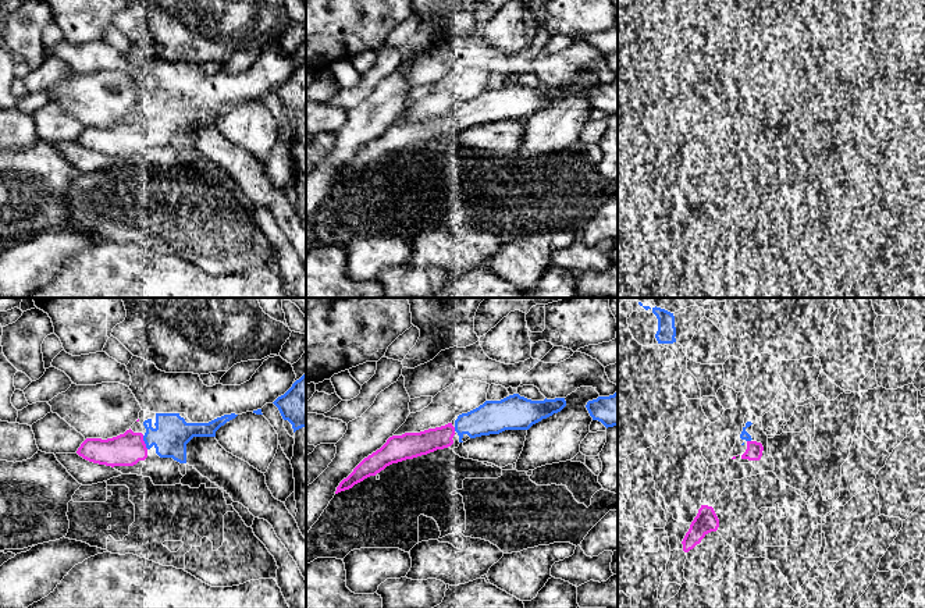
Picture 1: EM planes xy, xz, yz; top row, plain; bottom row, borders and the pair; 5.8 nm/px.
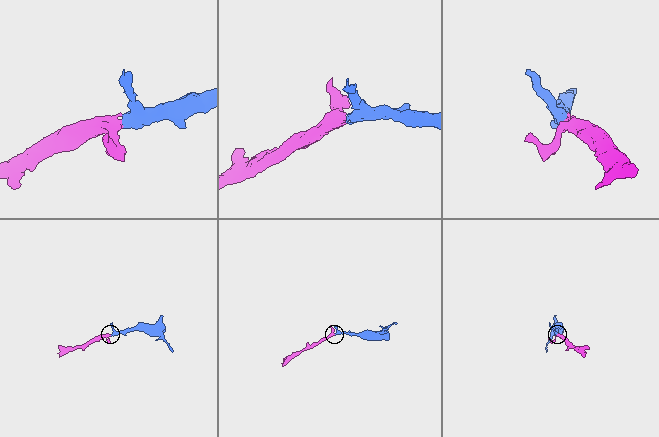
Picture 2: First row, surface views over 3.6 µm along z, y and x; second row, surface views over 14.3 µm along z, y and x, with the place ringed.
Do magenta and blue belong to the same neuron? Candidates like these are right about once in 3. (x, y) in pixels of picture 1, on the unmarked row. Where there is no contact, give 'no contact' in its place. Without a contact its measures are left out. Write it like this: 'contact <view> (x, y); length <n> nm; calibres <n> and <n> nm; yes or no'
contact xy (143, 131); length 90 nm; calibres 190 and 200 nm; yes

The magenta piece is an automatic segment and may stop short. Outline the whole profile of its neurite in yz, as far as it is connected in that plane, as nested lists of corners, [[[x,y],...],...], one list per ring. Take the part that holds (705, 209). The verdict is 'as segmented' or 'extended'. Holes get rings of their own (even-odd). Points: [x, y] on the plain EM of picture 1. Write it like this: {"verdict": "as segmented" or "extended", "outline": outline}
{"verdict": "as segmented", "outline": [[[701,193],[697,205],[691,210],[690,217],[682,230],[683,239],[689,241],[690,238],[693,238],[708,221],[716,220],[718,216],[719,207],[714,196],[708,193]]]}

